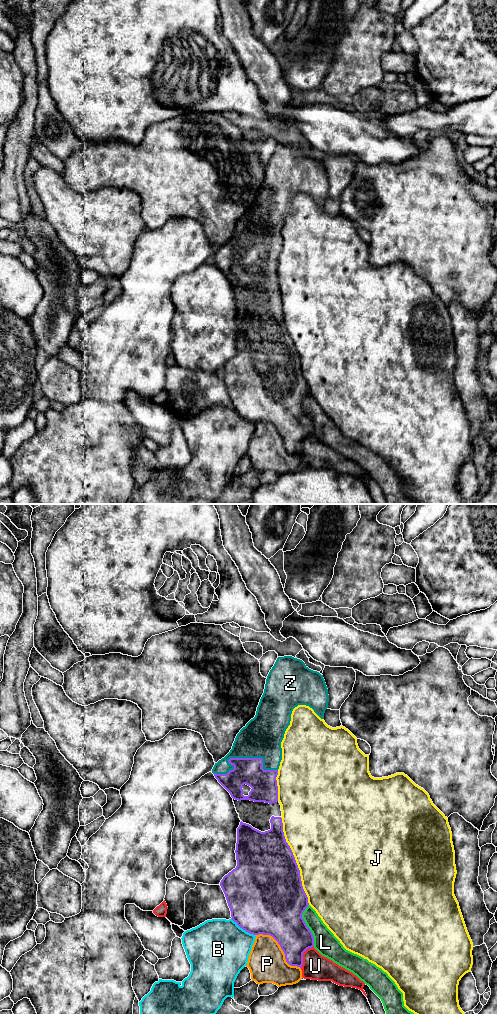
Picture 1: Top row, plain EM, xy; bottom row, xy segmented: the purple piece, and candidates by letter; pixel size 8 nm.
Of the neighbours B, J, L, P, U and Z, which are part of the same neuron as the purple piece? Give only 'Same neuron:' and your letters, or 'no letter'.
Same neuron: Z

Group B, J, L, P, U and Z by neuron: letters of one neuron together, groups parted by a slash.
B / J / L / P / U / Z

